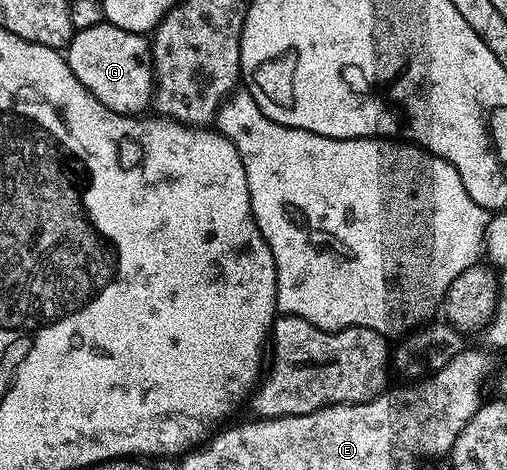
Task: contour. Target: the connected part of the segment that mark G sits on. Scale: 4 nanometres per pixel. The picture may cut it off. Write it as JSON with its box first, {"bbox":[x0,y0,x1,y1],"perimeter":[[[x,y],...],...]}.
{"bbox":[64,22,154,116],"perimeter":[[[104,22],[92,25],[92,29],[75,31],[64,48],[64,54],[76,81],[100,101],[100,105],[108,105],[112,113],[141,116],[145,107],[151,106],[154,98],[154,65],[150,62],[150,45],[146,35],[137,35],[128,29],[120,29],[116,25]]]}

